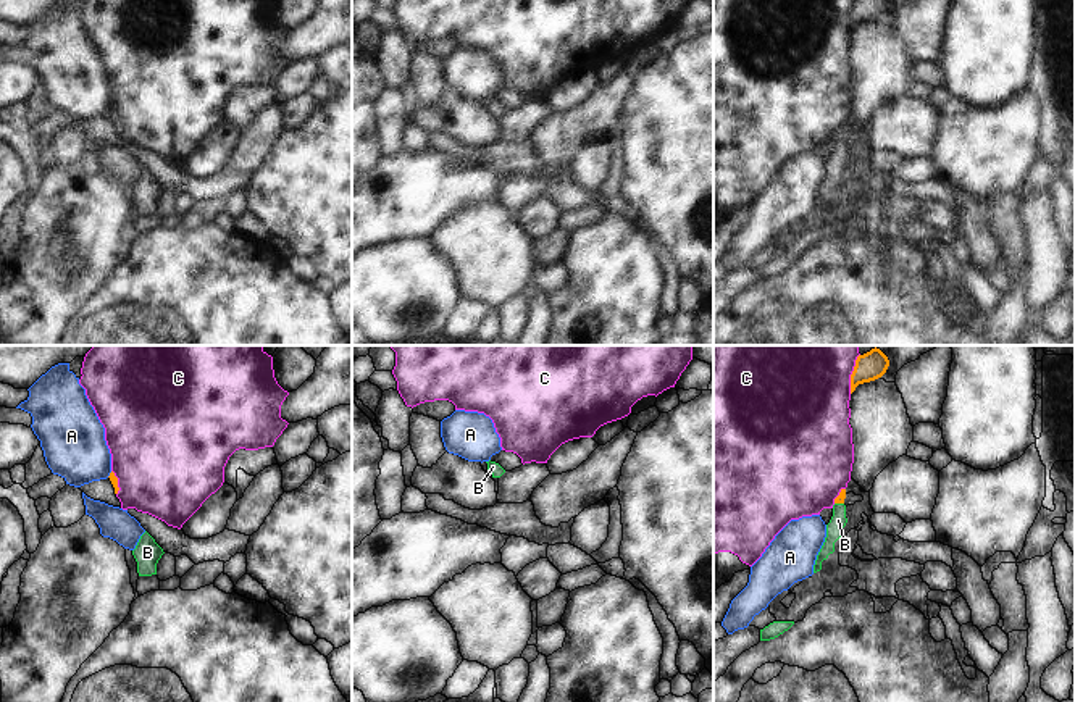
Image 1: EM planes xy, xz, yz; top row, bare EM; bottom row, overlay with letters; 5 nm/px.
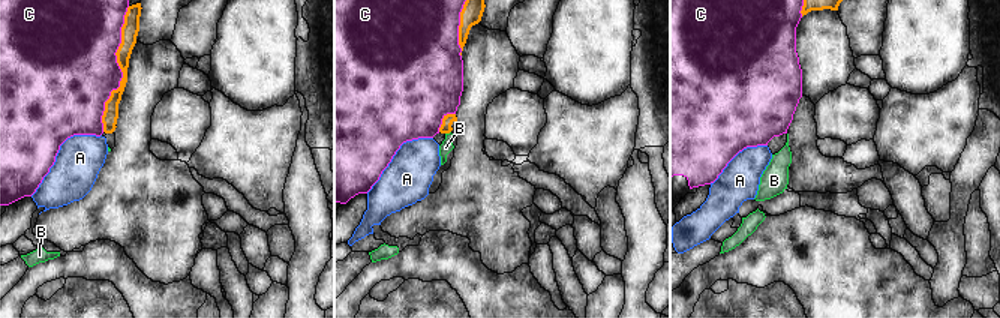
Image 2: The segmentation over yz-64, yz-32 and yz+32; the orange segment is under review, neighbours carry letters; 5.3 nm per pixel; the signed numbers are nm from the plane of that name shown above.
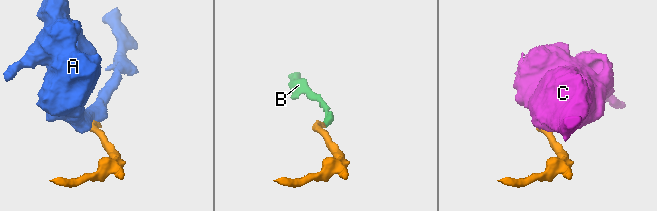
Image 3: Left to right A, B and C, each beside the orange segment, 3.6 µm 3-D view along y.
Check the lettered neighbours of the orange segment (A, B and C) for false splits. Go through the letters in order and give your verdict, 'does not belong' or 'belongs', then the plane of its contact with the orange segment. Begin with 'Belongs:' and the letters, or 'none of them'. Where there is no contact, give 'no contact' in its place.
Belongs: B
A: does not belong; contact in xy
B: belongs; contact in yz
C: does not belong; contact in yz

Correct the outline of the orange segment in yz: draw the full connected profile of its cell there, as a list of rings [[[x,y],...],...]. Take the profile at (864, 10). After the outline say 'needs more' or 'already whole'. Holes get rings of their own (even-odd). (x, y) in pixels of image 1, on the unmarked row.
[[[855,0],[851,13],[851,32],[859,23],[881,16],[889,5],[889,0]]]; already whole

